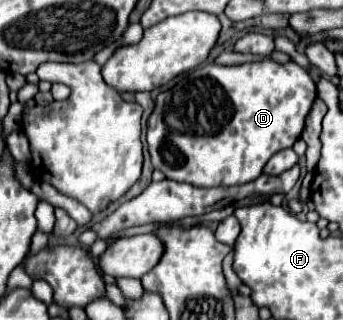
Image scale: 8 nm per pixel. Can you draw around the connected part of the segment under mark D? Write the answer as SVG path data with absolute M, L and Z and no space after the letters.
M263 60L237 66L197 66L185 80L179 80L173 88L161 92L155 100L155 108L147 120L147 148L151 162L169 180L187 182L197 188L251 182L261 176L263 166L273 154L291 148L301 136L315 96L317 88L313 78L293 60L289 64Z

